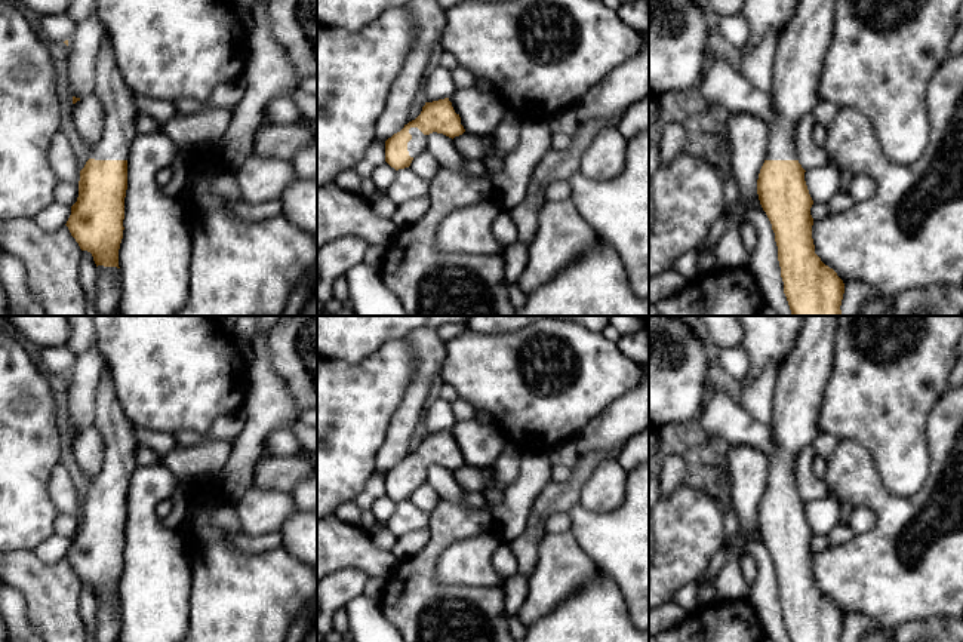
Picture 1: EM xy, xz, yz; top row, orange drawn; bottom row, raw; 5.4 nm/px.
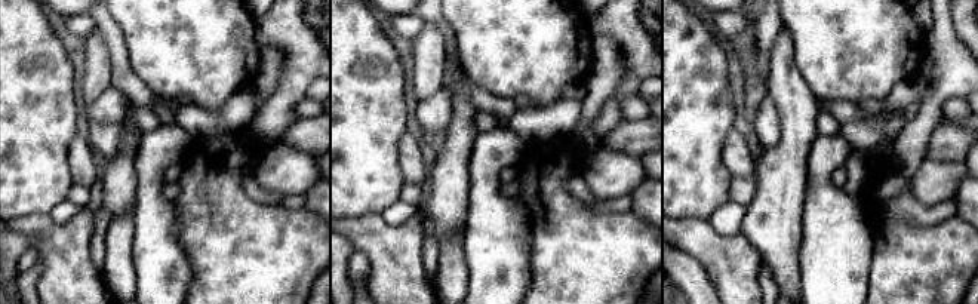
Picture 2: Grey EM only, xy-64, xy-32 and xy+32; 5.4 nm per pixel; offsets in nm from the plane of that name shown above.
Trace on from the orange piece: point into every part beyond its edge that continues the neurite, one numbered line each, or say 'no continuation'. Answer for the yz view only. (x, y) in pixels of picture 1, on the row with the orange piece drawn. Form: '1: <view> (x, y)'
1: yz (800, 54)

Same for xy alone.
1: xy (120, 111)

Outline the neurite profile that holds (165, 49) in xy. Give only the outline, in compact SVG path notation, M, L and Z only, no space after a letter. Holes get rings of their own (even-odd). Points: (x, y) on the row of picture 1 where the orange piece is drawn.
M96 0L95 12L133 93L172 102L188 98L207 105L221 83L243 77L249 31L231 0Z

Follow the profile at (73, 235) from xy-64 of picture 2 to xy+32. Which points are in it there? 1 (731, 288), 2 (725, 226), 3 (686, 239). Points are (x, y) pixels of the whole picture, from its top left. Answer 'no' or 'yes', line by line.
1: yes
2: no
3: yes

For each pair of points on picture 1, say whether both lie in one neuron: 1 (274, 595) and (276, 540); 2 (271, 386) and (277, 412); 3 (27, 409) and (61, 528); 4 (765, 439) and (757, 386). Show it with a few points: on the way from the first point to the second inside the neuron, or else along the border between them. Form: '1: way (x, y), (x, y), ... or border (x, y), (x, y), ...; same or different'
1: border (280, 546), (254, 553), (242, 552); different
2: way (271, 392), (271, 406); same
3: border (60, 513), (52, 531); different
4: border (740, 402), (757, 420), (771, 424); different

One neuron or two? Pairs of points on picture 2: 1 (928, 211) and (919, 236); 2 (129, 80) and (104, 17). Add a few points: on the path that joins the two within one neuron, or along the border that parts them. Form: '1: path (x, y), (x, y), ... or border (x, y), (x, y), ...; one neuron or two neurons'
1: border (955, 214), (934, 224), (906, 224), (888, 218); two neurons
2: path (119, 64), (117, 48), (111, 33); one neuron

